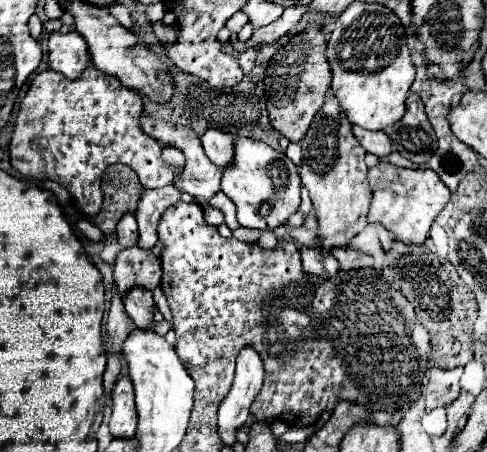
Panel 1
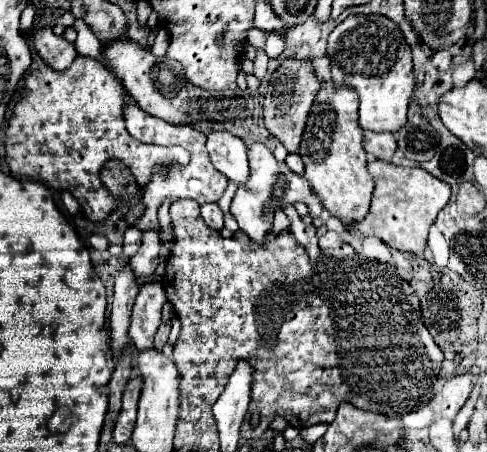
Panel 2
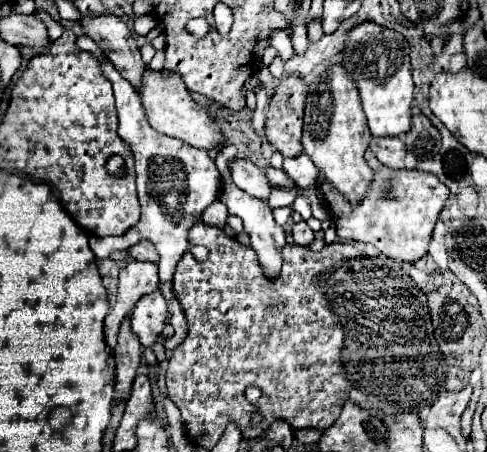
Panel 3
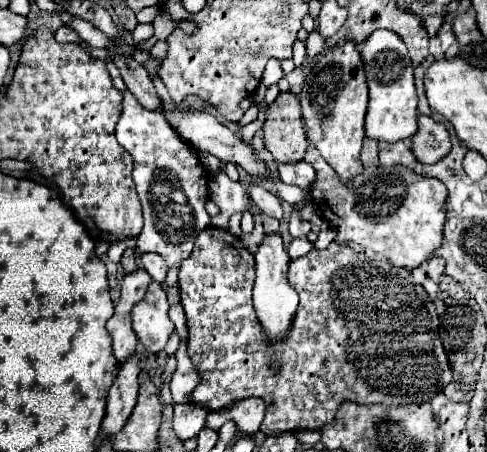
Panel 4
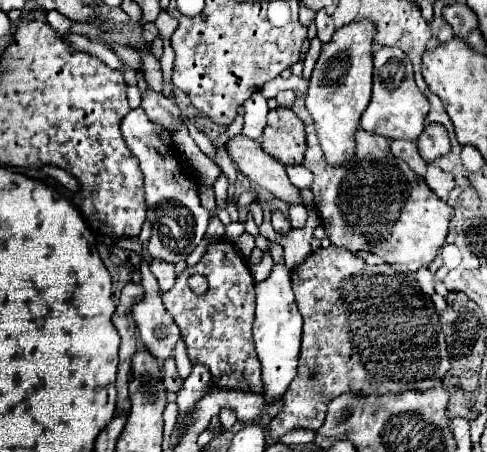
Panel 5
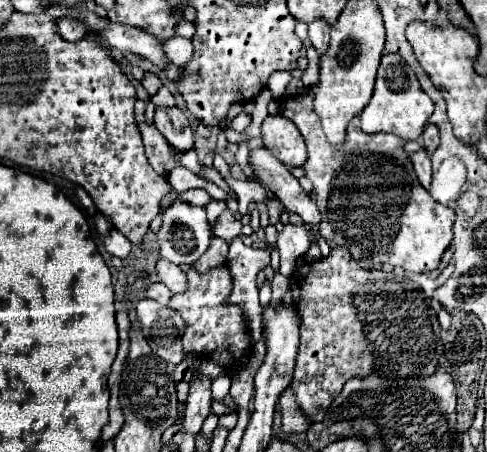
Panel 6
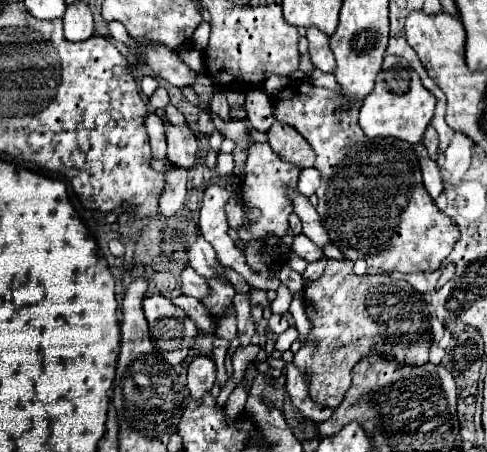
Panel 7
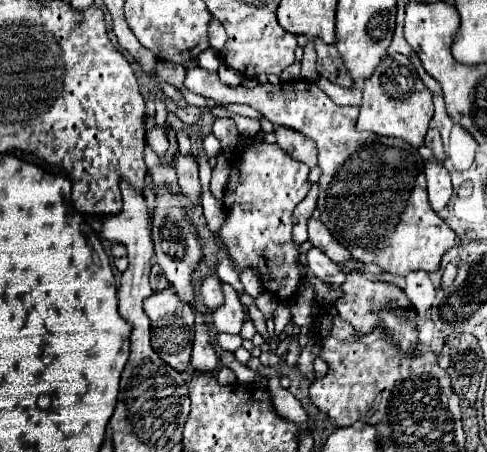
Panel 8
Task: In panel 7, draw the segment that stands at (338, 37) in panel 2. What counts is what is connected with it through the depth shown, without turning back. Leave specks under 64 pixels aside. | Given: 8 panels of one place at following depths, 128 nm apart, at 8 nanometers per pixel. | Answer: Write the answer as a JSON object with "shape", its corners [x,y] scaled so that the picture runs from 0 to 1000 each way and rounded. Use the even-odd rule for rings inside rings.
{"shape":[[[793,124],[772,168],[768,199],[756,208],[756,217],[743,221],[735,274],[760,305],[805,301],[838,319],[858,319],[891,257],[891,230],[895,217],[867,190],[846,146],[821,124]]]}

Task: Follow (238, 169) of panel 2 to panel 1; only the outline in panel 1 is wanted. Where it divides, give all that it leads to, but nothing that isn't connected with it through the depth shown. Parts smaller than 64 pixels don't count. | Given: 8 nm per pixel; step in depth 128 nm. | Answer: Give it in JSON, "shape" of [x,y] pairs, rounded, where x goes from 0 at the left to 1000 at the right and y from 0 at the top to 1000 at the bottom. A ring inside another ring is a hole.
{"shape":[[[431,283],[415,296],[415,327],[419,327],[423,345],[431,350],[435,363],[444,363],[452,372],[476,367],[480,314],[485,314],[485,305],[468,292],[456,292],[456,288]]]}

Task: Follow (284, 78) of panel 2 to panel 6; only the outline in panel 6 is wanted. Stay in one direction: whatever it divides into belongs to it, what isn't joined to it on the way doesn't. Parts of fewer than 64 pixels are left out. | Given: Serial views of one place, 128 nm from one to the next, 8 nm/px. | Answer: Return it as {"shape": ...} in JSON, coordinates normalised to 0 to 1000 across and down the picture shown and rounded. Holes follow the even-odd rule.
{"shape":[[[579,252],[550,257],[538,270],[538,305],[559,345],[567,345],[591,372],[620,367],[632,354],[620,296],[612,292],[608,274]]]}

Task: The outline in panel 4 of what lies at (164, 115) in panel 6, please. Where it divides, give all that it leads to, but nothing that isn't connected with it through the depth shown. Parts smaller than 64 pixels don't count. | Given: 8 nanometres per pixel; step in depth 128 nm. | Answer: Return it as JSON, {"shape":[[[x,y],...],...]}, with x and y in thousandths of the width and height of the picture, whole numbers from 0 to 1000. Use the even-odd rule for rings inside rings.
{"shape":[[[234,124],[234,142],[251,159],[251,173],[263,190],[263,199],[283,217],[283,226],[304,243],[329,243],[333,221],[320,208],[320,195],[292,142],[283,142],[271,124]]]}

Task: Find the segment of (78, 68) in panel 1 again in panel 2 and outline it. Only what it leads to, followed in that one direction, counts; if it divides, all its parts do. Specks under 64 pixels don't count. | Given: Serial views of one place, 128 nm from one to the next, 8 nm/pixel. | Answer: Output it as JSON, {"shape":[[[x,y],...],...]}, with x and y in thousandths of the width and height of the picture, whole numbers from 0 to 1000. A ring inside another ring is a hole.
{"shape":[[[66,58],[62,66],[45,66],[45,75],[70,84],[66,88],[70,111],[111,155],[136,155],[160,124],[152,97],[144,97],[127,80],[115,80],[103,58]]]}

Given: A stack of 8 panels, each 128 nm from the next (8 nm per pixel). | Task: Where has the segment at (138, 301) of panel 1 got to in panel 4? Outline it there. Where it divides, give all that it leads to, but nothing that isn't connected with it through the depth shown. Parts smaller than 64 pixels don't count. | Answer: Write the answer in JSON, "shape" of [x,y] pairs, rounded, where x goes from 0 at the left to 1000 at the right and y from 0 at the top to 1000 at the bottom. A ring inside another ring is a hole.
{"shape":[[[312,624],[296,664],[271,681],[271,721],[308,783],[337,774],[345,748],[357,739],[357,717],[345,704],[345,664],[329,624]]]}

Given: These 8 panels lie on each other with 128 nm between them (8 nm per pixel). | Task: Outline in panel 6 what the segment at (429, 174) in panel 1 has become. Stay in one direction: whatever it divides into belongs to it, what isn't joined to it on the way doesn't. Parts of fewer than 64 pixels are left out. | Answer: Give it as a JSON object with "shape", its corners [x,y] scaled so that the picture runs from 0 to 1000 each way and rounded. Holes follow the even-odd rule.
{"shape":[[[632,195],[612,208],[591,208],[579,217],[575,252],[612,279],[632,323],[632,358],[624,363],[624,381],[628,381],[628,394],[637,394],[637,403],[645,407],[649,451],[661,473],[661,496],[653,518],[674,535],[678,549],[710,544],[727,575],[805,584],[809,593],[830,593],[834,602],[850,602],[850,606],[895,597],[908,562],[928,535],[928,500],[936,478],[928,460],[899,451],[895,442],[887,442],[883,425],[867,416],[846,372],[846,358],[830,336],[830,310],[821,310],[813,296],[772,296],[772,301],[747,296],[739,288],[739,265],[727,261],[715,274],[706,327],[690,332],[682,327],[682,319],[674,319],[661,292],[661,274],[641,239],[641,221],[645,221],[645,204]]]}

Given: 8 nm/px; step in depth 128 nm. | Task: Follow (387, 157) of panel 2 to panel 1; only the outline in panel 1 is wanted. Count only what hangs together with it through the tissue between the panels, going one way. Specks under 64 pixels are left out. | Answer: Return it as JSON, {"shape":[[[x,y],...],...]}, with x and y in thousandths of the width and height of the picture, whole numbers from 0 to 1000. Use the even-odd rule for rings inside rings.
{"shape":[[[727,279],[727,301],[756,341],[768,341],[776,350],[793,350],[805,336],[805,314],[793,292],[764,292],[764,288],[747,288],[739,279]]]}

